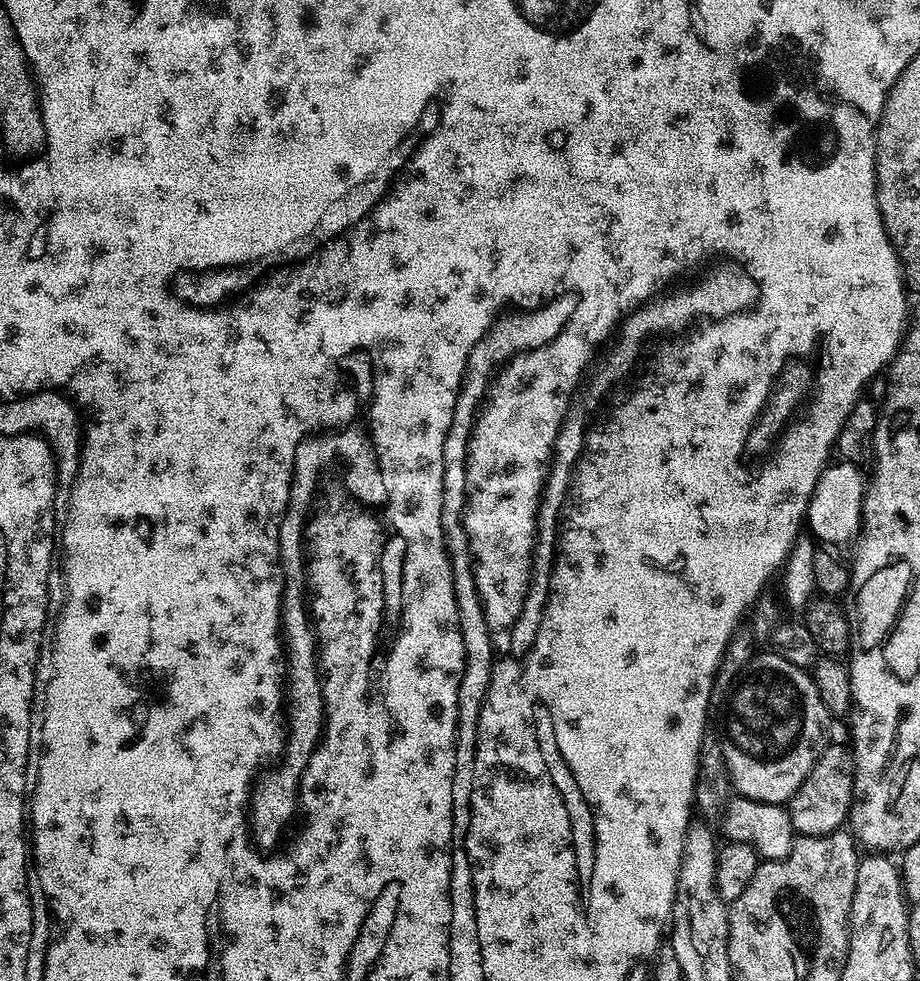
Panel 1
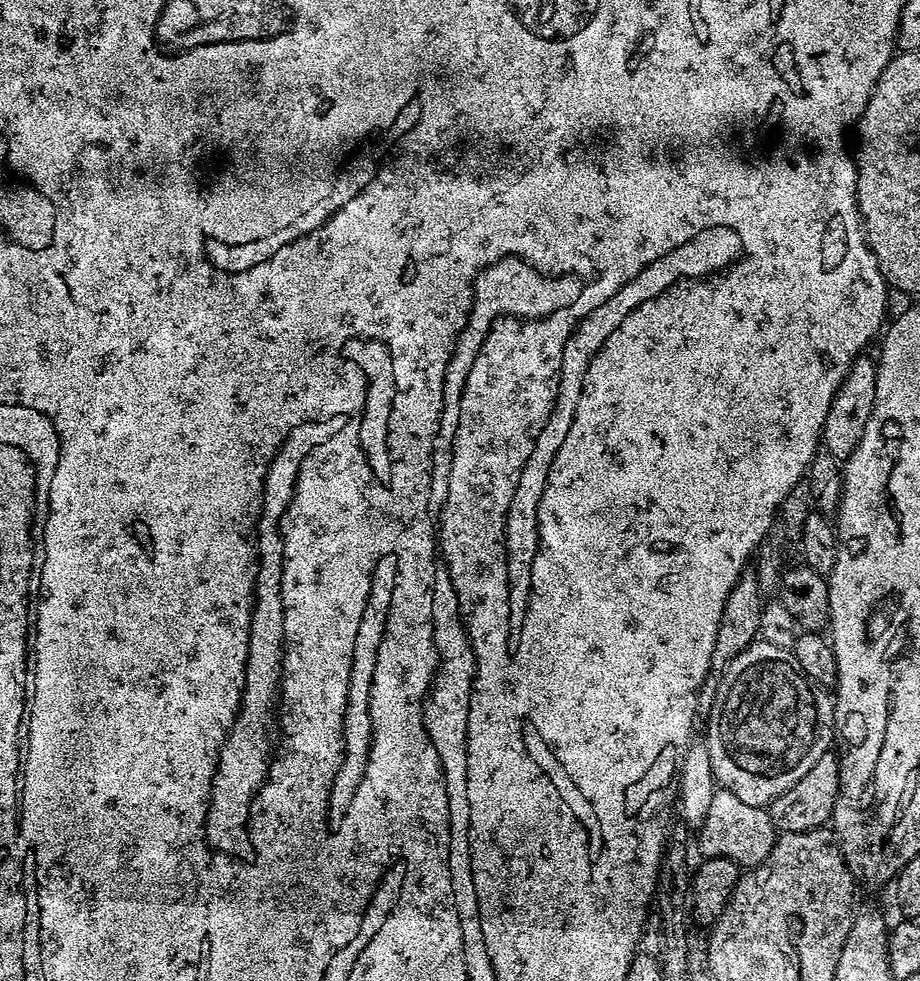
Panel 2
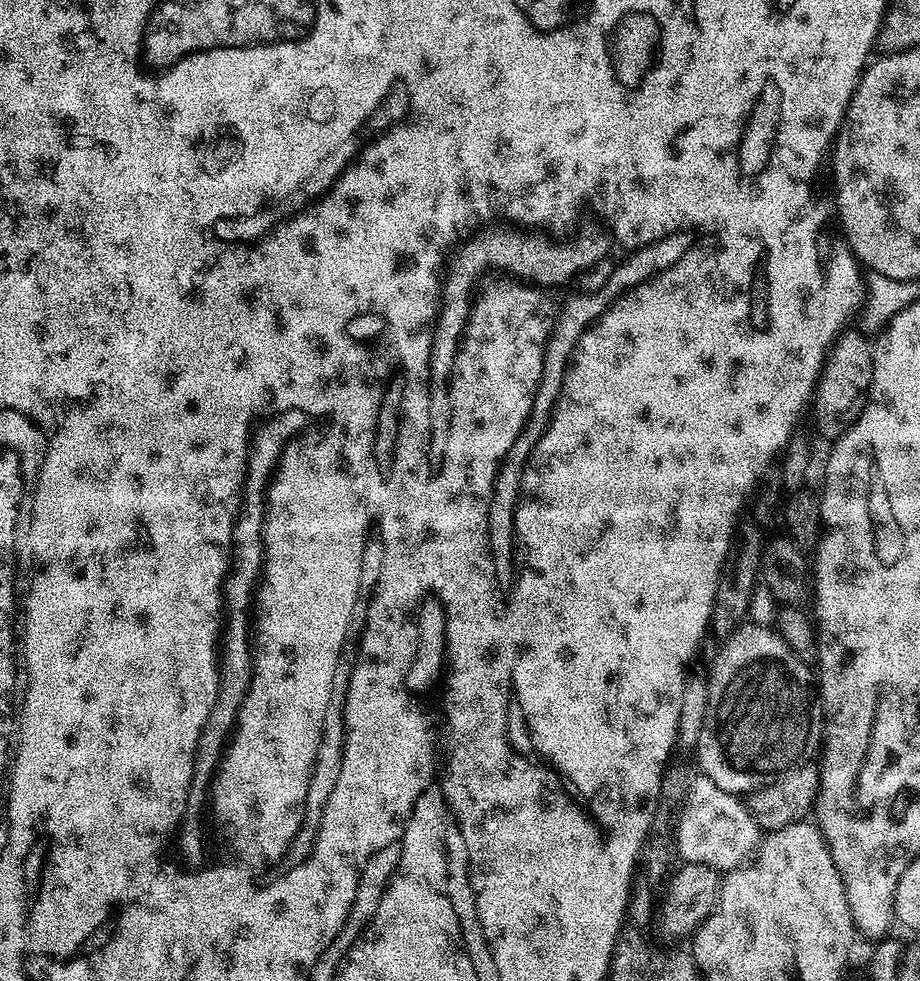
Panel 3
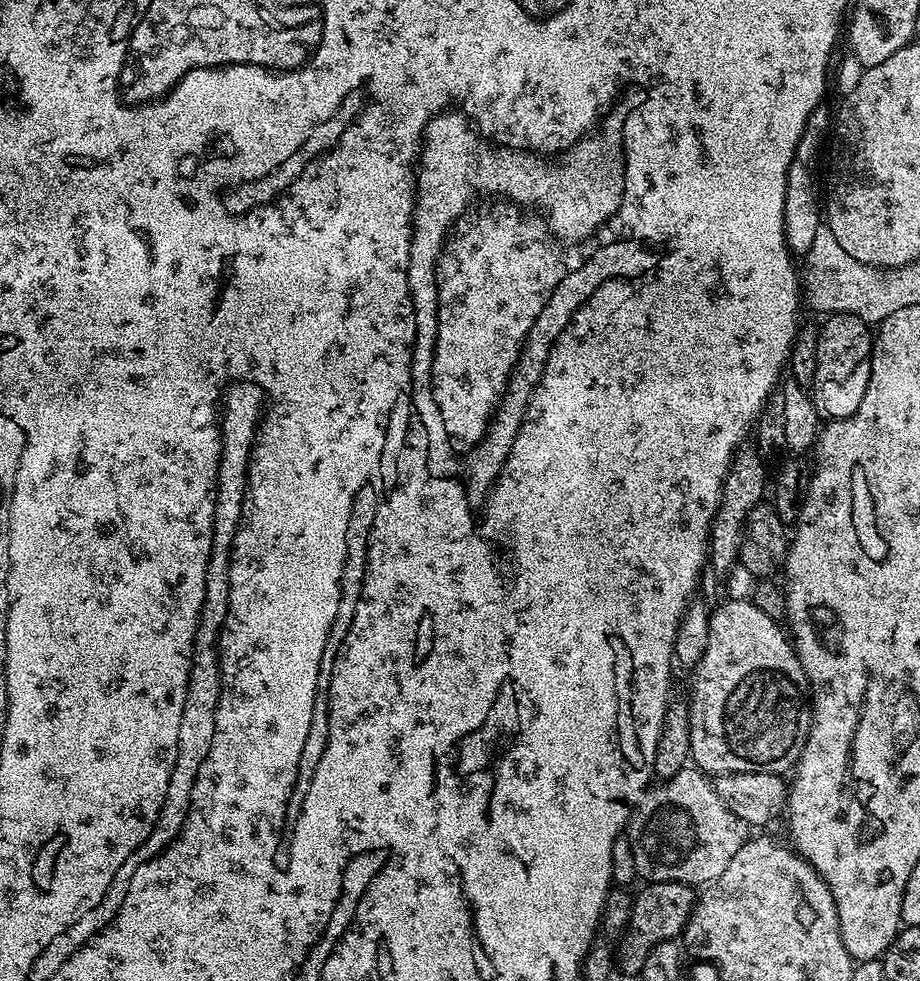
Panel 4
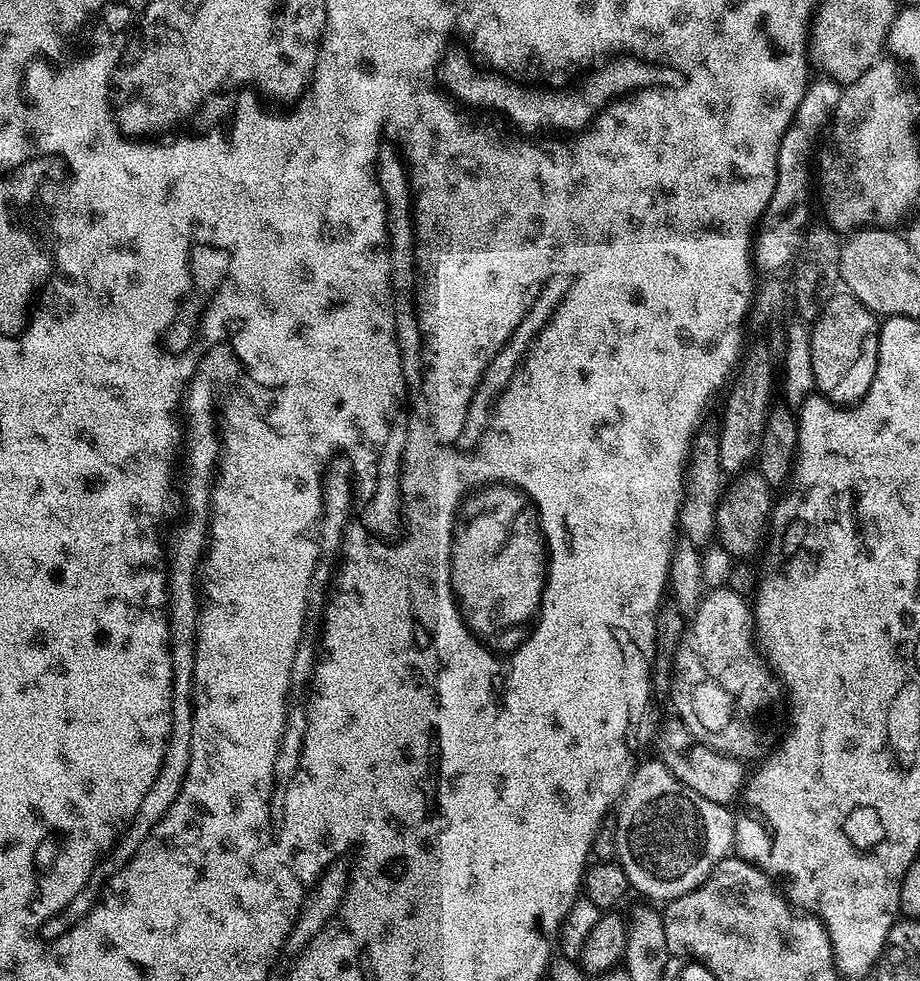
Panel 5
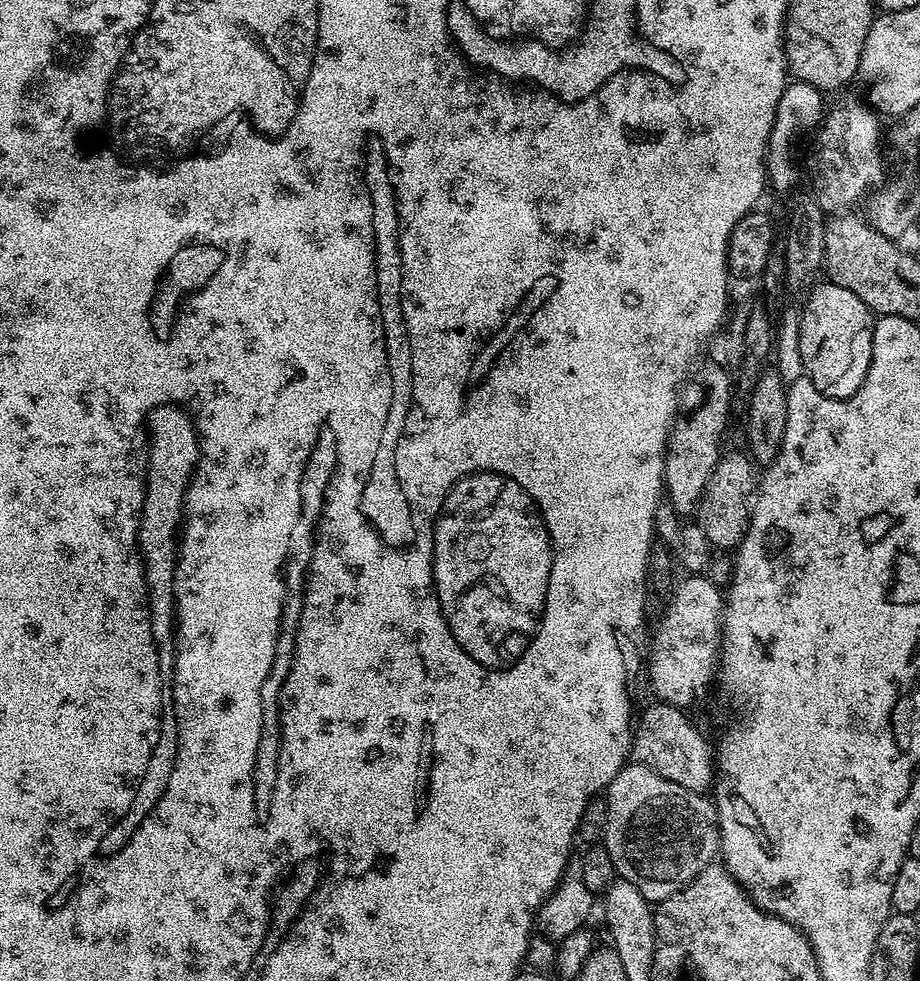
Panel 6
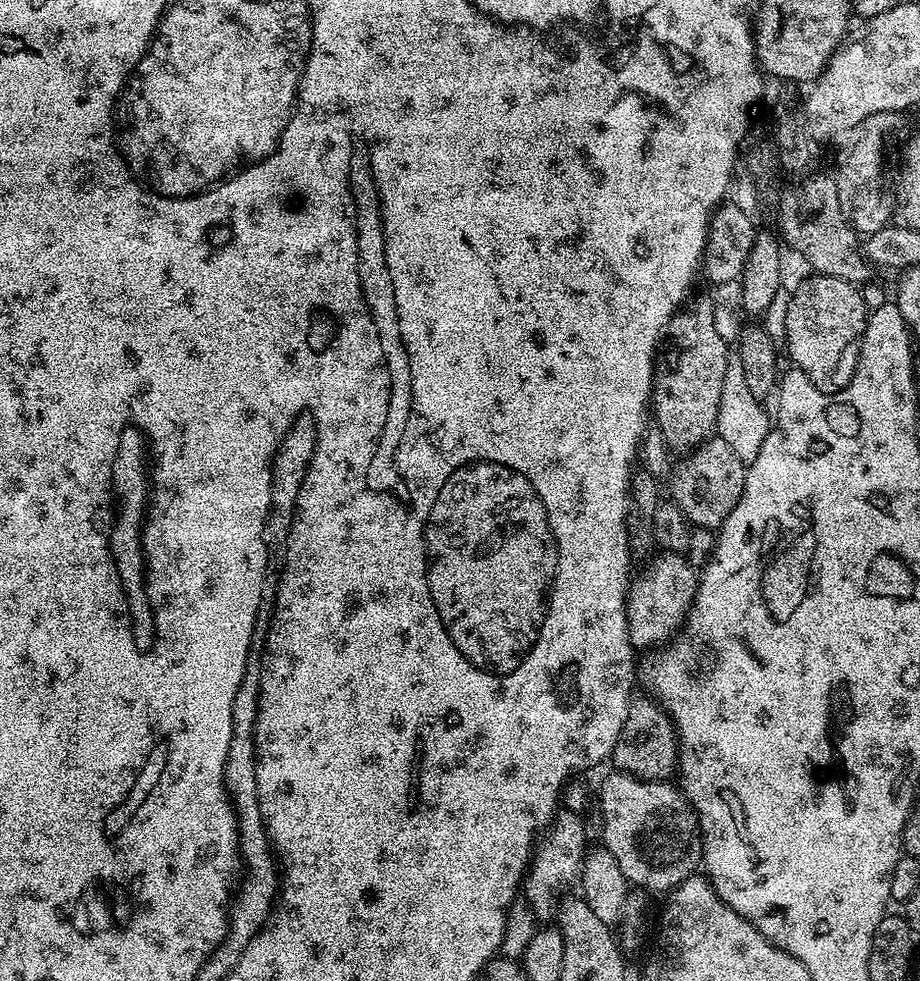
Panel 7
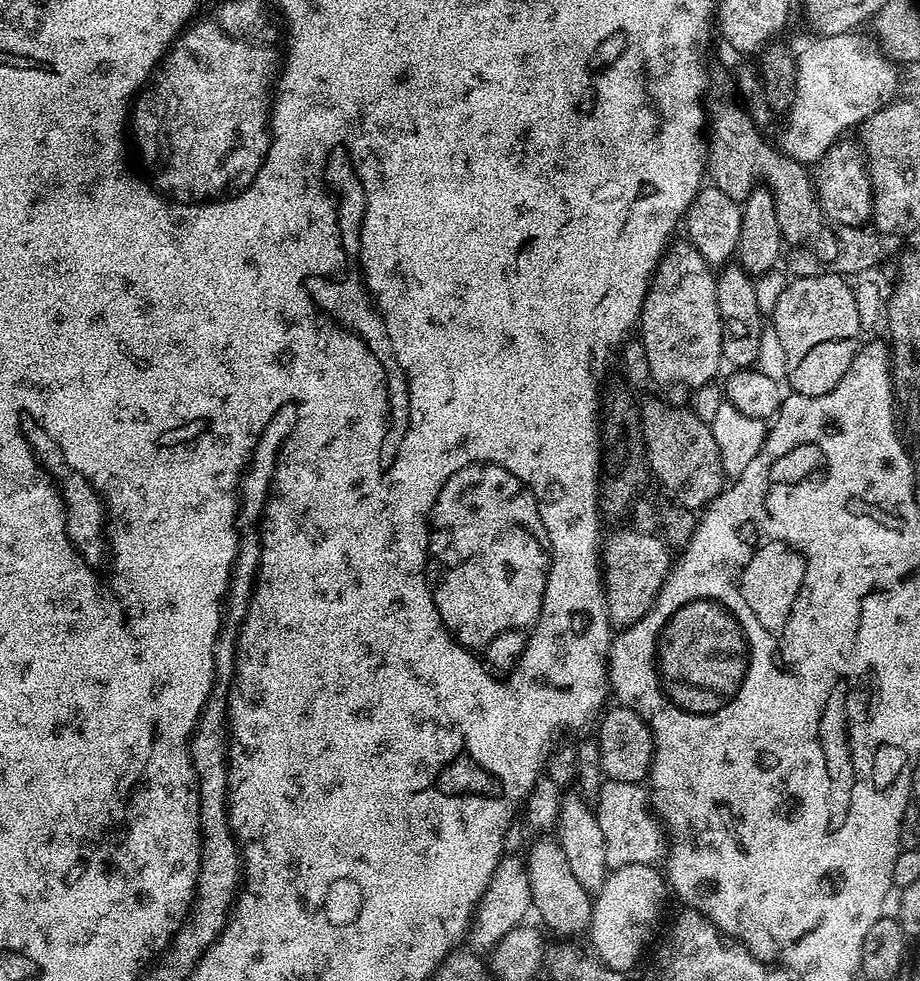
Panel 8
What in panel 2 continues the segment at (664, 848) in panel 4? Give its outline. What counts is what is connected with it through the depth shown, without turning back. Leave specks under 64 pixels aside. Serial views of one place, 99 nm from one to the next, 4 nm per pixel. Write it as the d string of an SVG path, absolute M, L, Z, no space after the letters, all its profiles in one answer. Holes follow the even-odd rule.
M723 790L716 791L710 798L704 824L698 829L700 848L705 852L705 857L730 858L744 870L756 868L766 859L776 844L777 835L776 827L764 808L746 806L746 802Z

